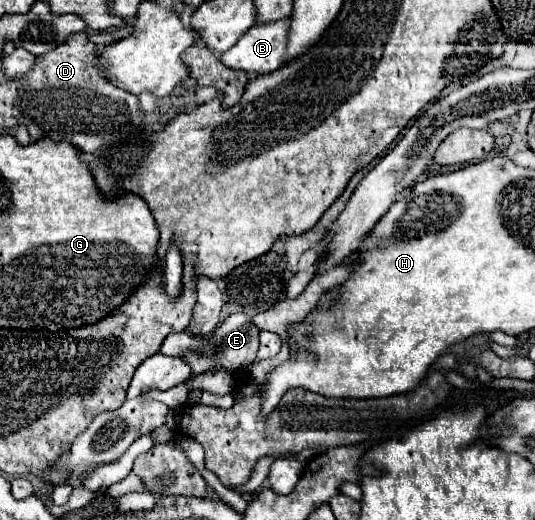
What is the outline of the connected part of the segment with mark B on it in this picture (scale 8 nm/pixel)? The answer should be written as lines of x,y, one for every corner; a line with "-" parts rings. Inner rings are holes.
290,17
284,21
270,21
266,25
254,25
238,43
222,53
222,63
232,69
244,69
250,75
270,73
282,65
288,45

